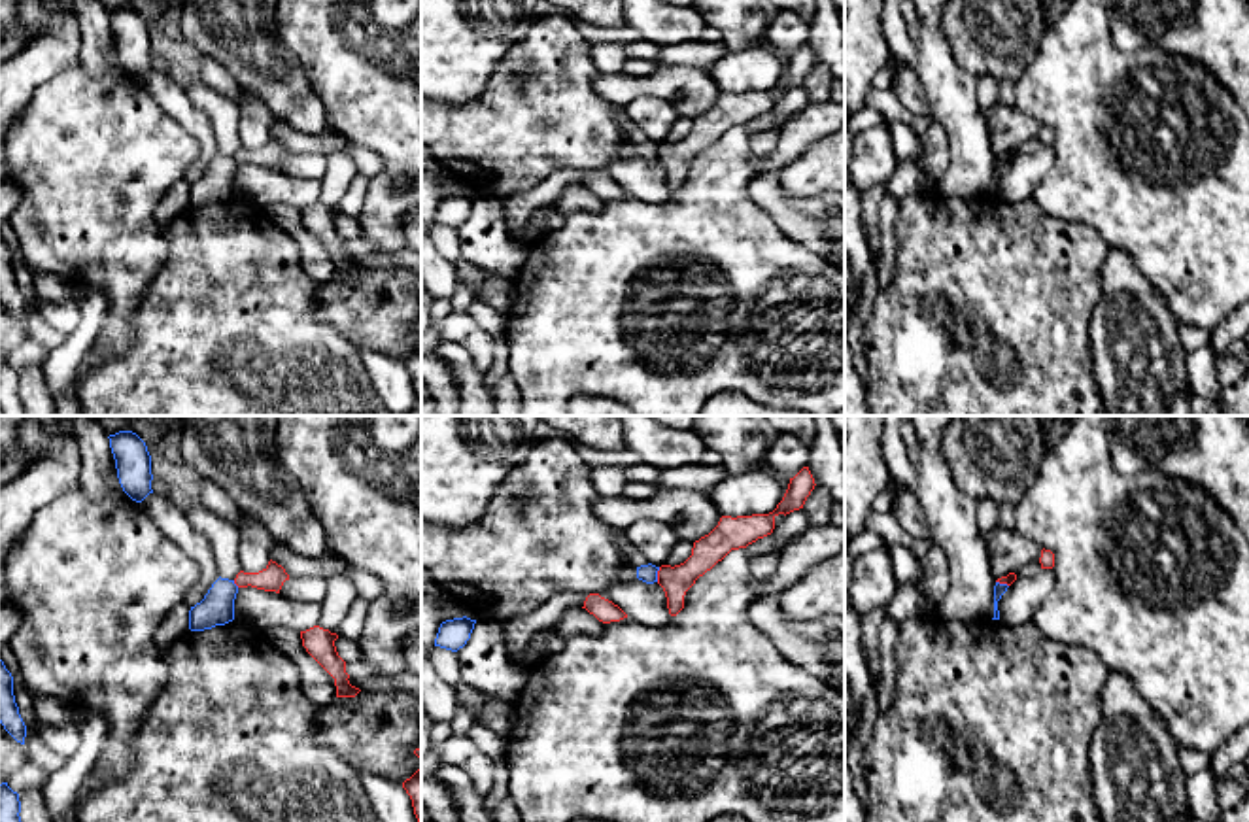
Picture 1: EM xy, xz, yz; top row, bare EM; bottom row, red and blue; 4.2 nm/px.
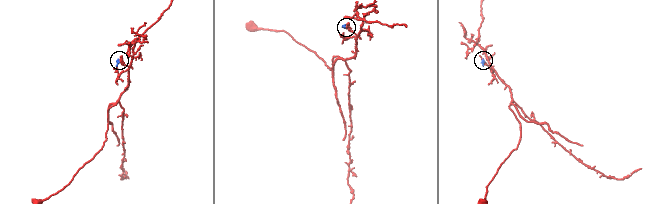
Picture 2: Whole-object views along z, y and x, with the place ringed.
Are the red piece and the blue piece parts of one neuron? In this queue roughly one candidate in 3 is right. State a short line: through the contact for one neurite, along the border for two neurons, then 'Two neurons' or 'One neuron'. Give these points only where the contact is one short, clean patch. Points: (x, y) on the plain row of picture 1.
Line: xz (660, 144), (656, 157). Two neurons

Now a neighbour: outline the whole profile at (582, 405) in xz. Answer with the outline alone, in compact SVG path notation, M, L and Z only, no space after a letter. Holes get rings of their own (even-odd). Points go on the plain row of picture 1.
M576 395L569 402L569 416L635 416L635 412L607 397Z

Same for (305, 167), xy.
M321 153L289 155L280 170L299 180L321 180L327 168L327 157Z

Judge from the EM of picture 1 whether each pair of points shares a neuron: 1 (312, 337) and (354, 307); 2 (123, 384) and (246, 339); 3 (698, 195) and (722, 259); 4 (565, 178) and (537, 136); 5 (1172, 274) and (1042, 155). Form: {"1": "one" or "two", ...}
{"1": "two", "2": "one", "3": "one", "4": "two", "5": "two"}

